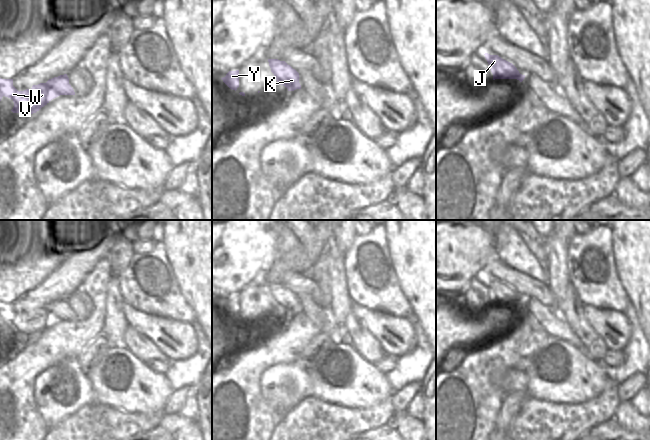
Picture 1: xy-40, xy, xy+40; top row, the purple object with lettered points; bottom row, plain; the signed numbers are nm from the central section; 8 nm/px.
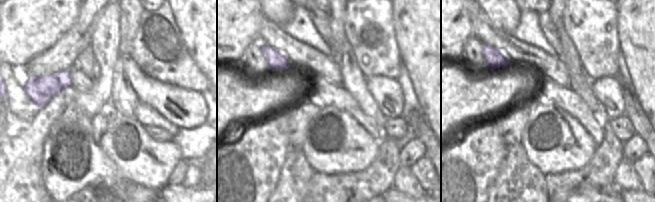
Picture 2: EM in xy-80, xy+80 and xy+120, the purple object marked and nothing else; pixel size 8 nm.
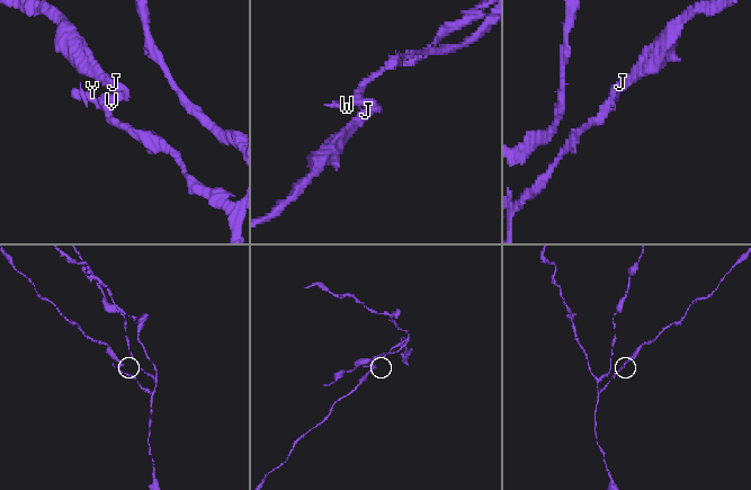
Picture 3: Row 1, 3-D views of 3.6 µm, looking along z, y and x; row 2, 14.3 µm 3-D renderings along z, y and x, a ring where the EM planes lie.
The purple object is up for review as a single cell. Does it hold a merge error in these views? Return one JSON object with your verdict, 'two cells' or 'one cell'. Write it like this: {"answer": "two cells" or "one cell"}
{"answer": "two cells"}

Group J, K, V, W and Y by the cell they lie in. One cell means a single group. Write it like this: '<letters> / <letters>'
J / K V W Y

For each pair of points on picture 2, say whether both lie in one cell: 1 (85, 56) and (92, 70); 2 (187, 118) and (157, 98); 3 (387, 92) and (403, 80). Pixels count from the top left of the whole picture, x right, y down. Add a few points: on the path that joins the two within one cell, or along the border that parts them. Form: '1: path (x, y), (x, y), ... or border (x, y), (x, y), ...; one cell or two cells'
1: path (86, 59), (90, 67); one cell
2: path (179, 119), (172, 116), (163, 106); one cell
3: border (395, 79), (401, 87), (404, 106); two cells

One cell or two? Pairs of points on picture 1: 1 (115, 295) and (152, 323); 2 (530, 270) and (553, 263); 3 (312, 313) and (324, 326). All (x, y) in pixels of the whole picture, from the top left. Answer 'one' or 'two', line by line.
1: two
2: two
3: one

